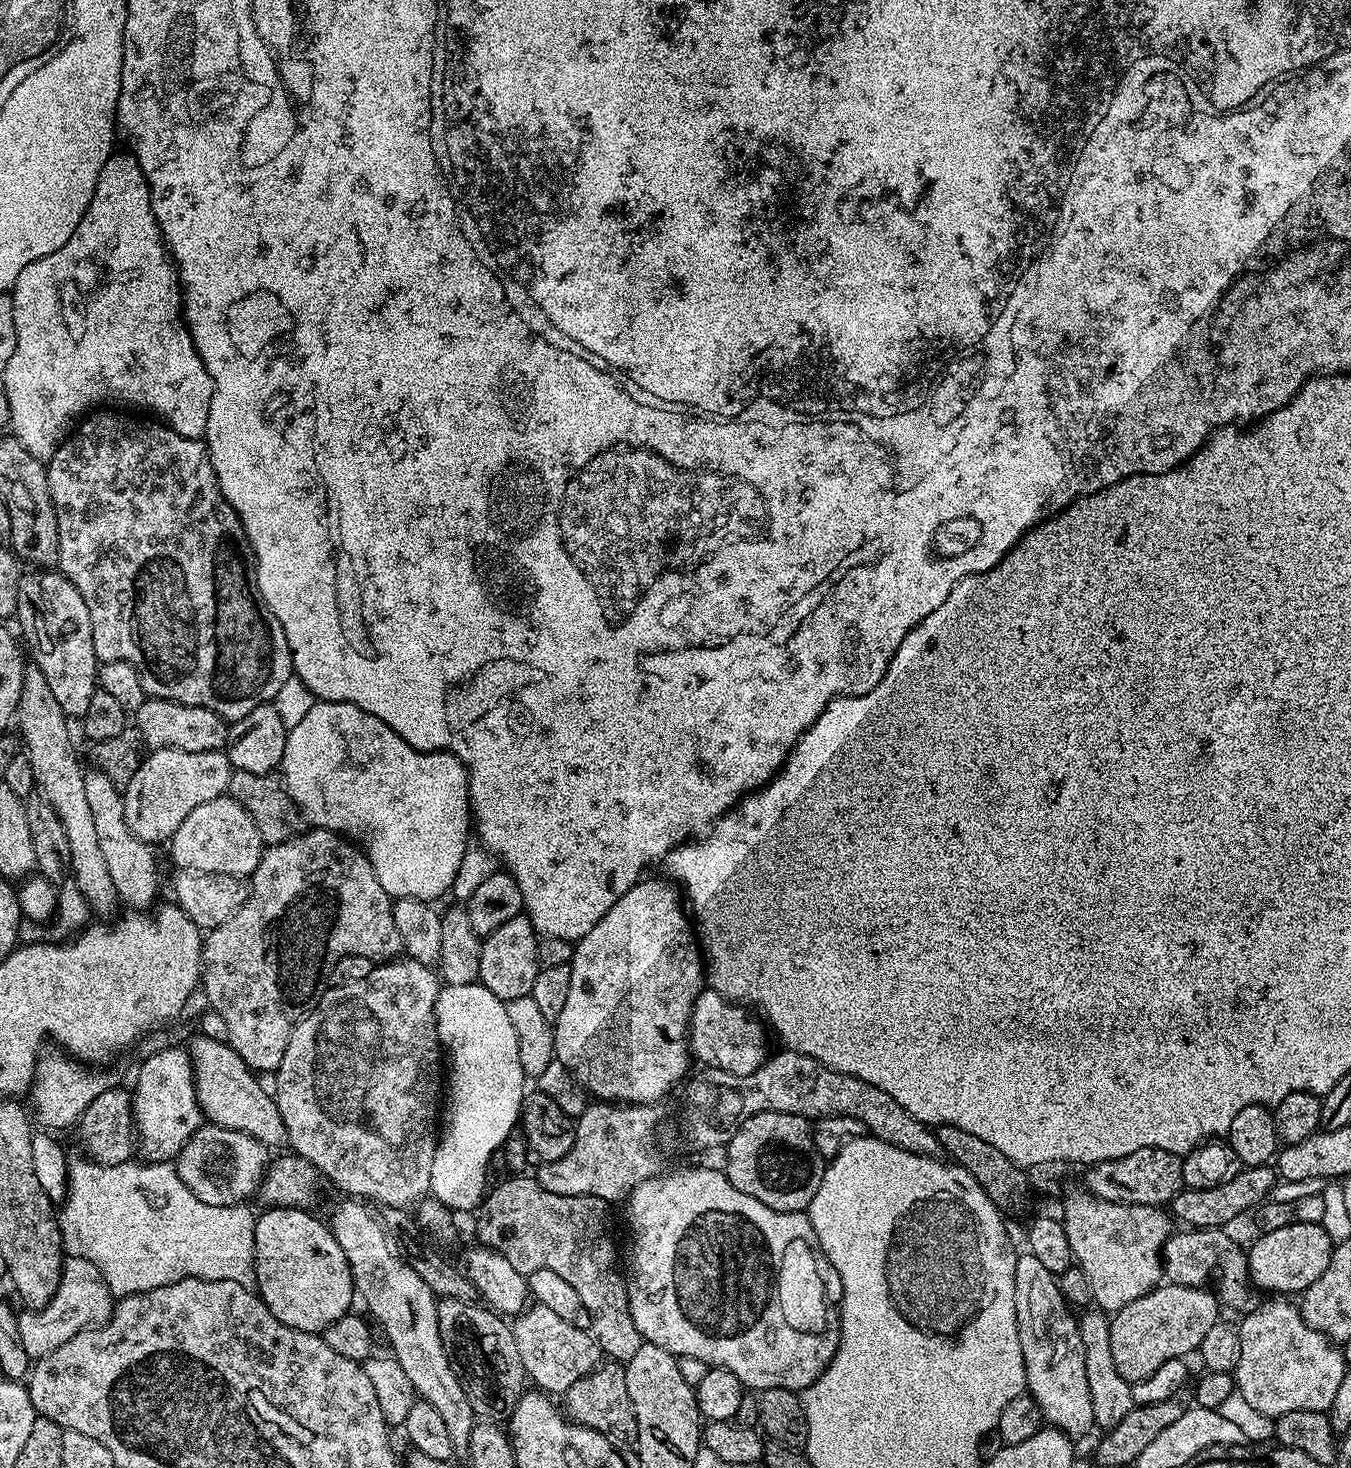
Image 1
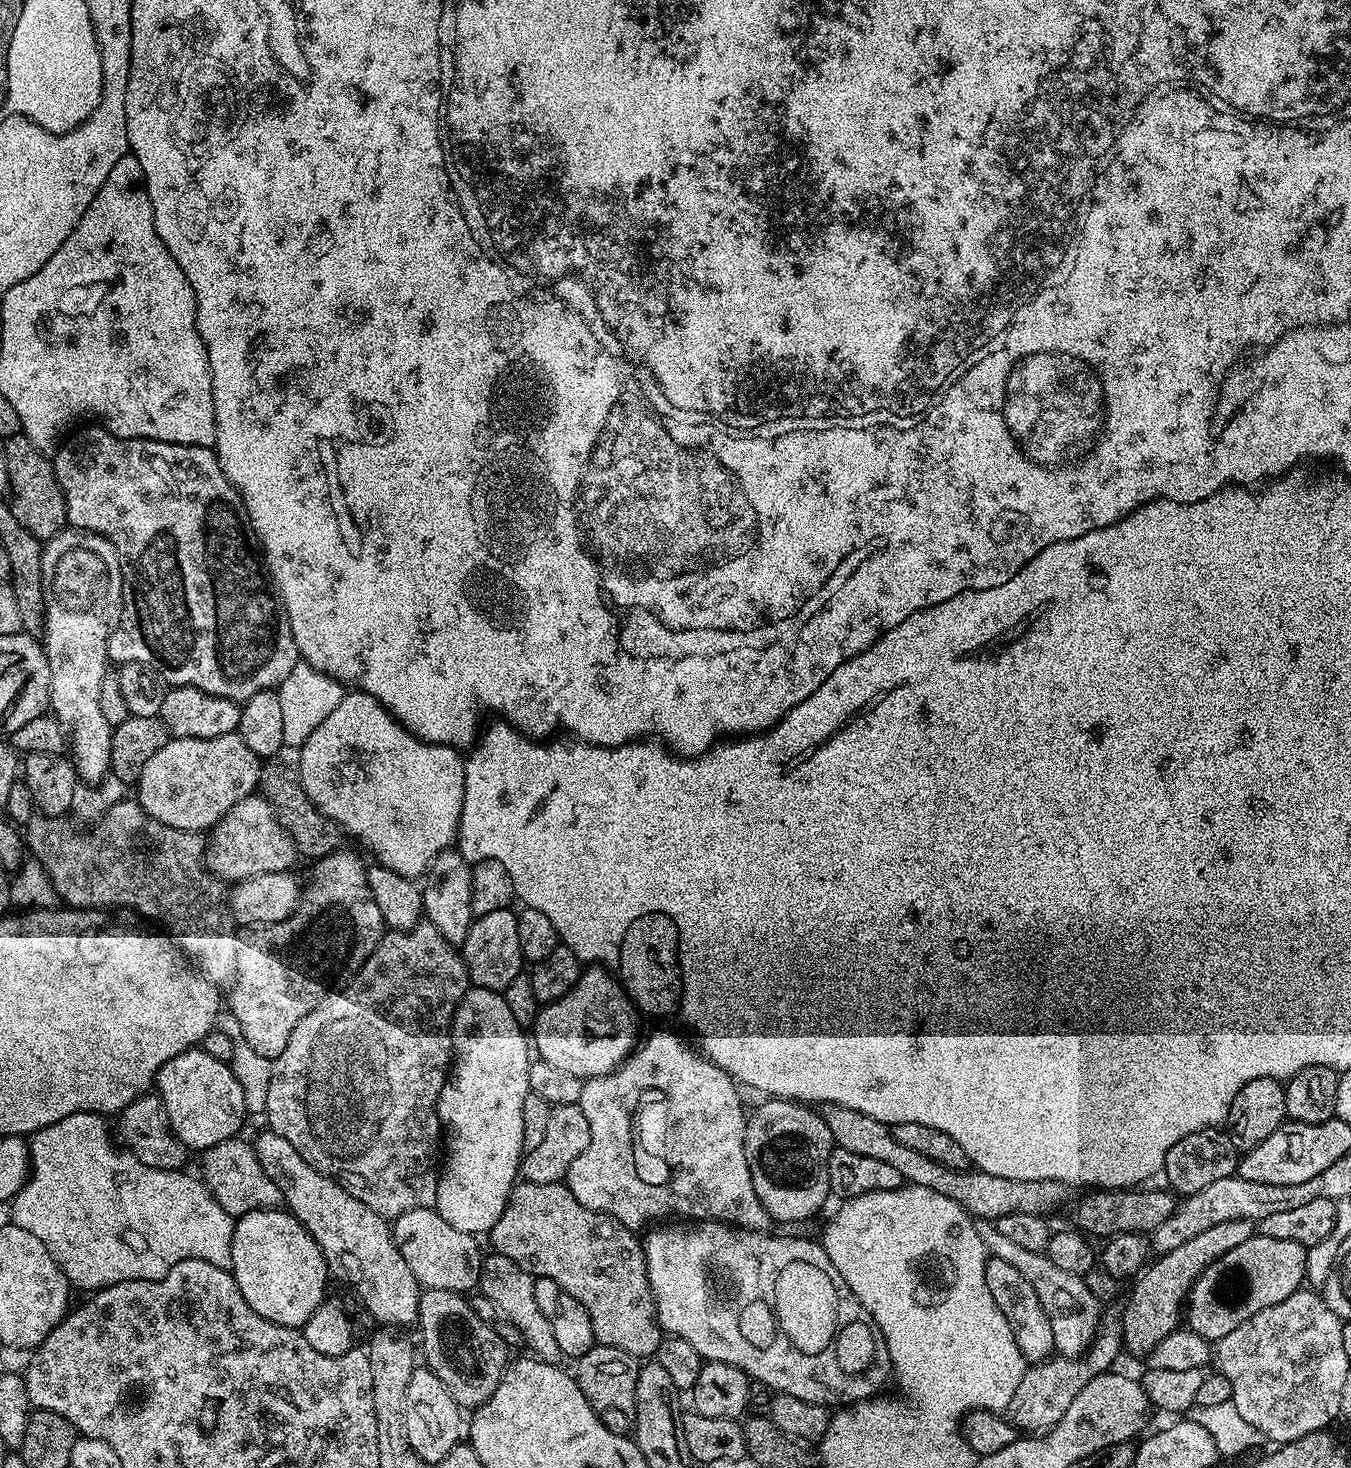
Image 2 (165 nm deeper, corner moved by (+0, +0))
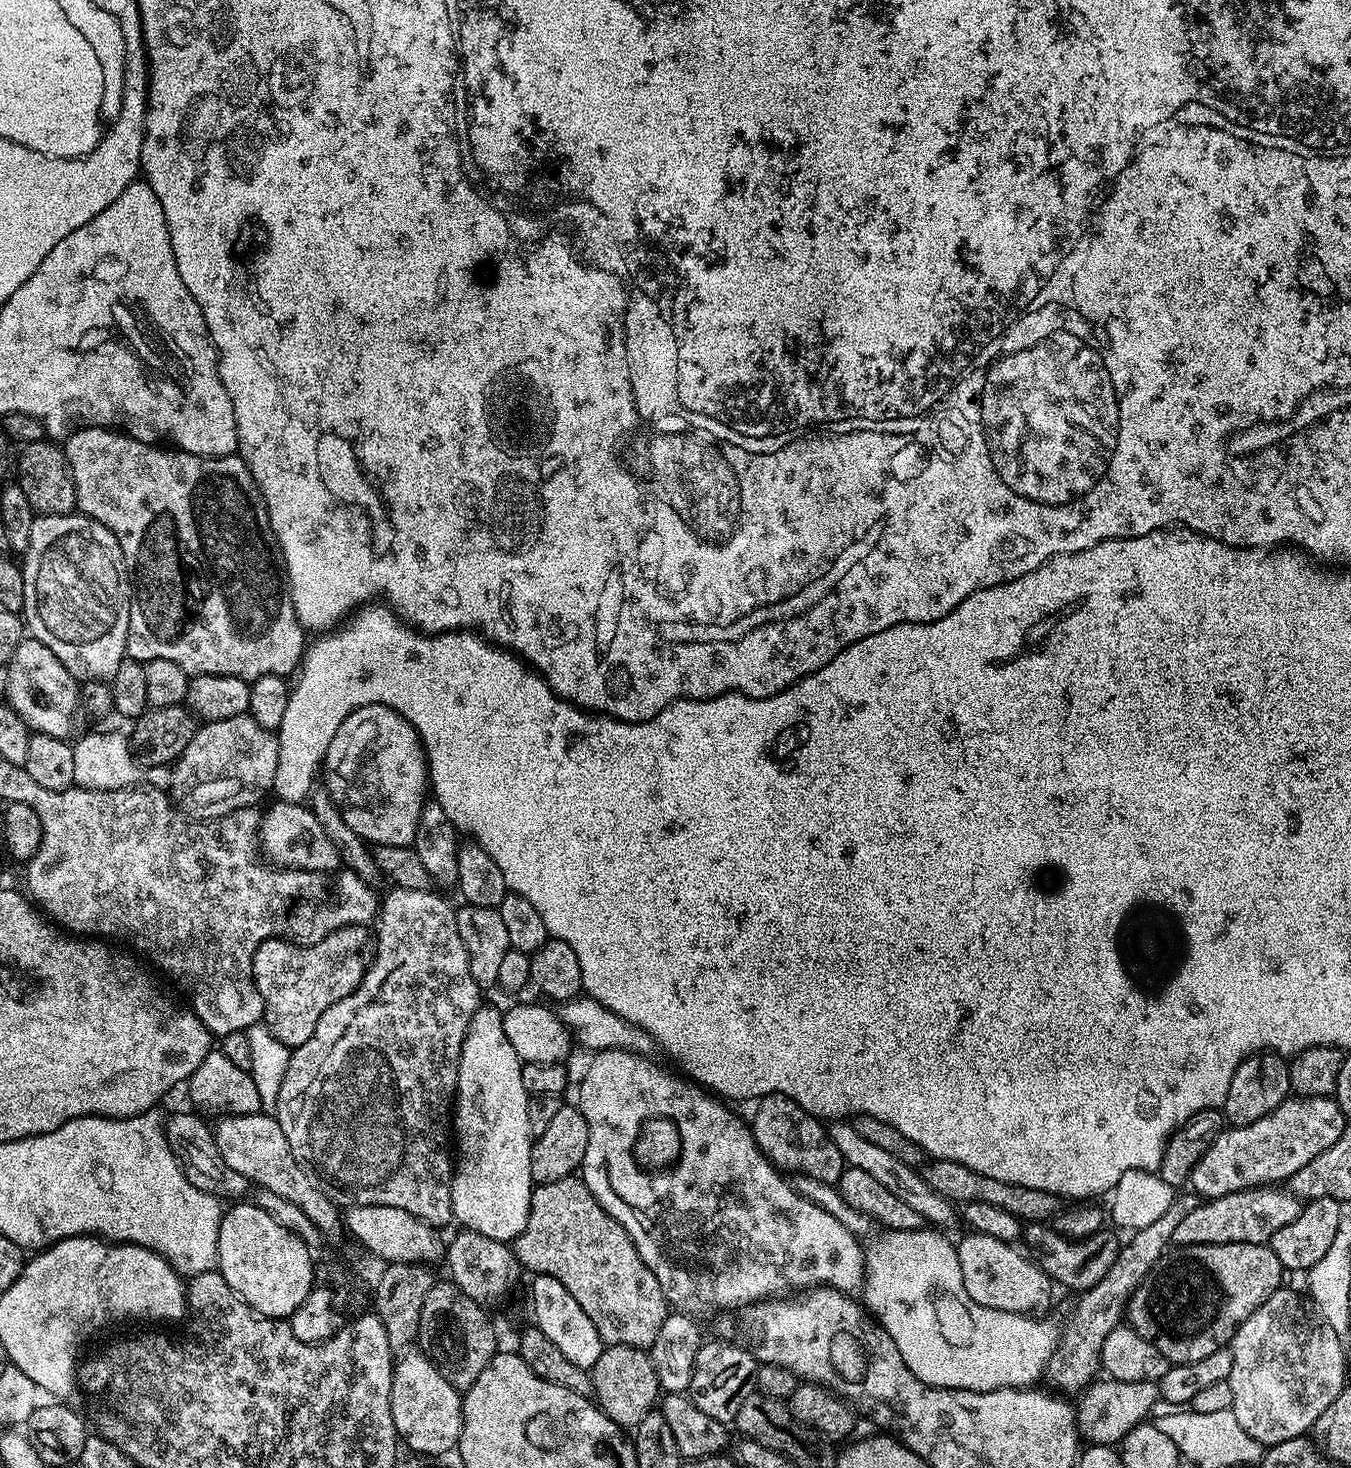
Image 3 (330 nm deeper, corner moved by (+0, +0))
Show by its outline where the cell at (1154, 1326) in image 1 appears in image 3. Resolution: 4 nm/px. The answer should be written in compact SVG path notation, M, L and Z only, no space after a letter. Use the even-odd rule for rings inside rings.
M1261 1186L1247 1188L1234 1194L1226 1194L1222 1198L1204 1200L1174 1229L1172 1244L1187 1246L1190 1244L1239 1244L1255 1242L1268 1244L1282 1226L1294 1222L1298 1218L1302 1201L1280 1186Z

